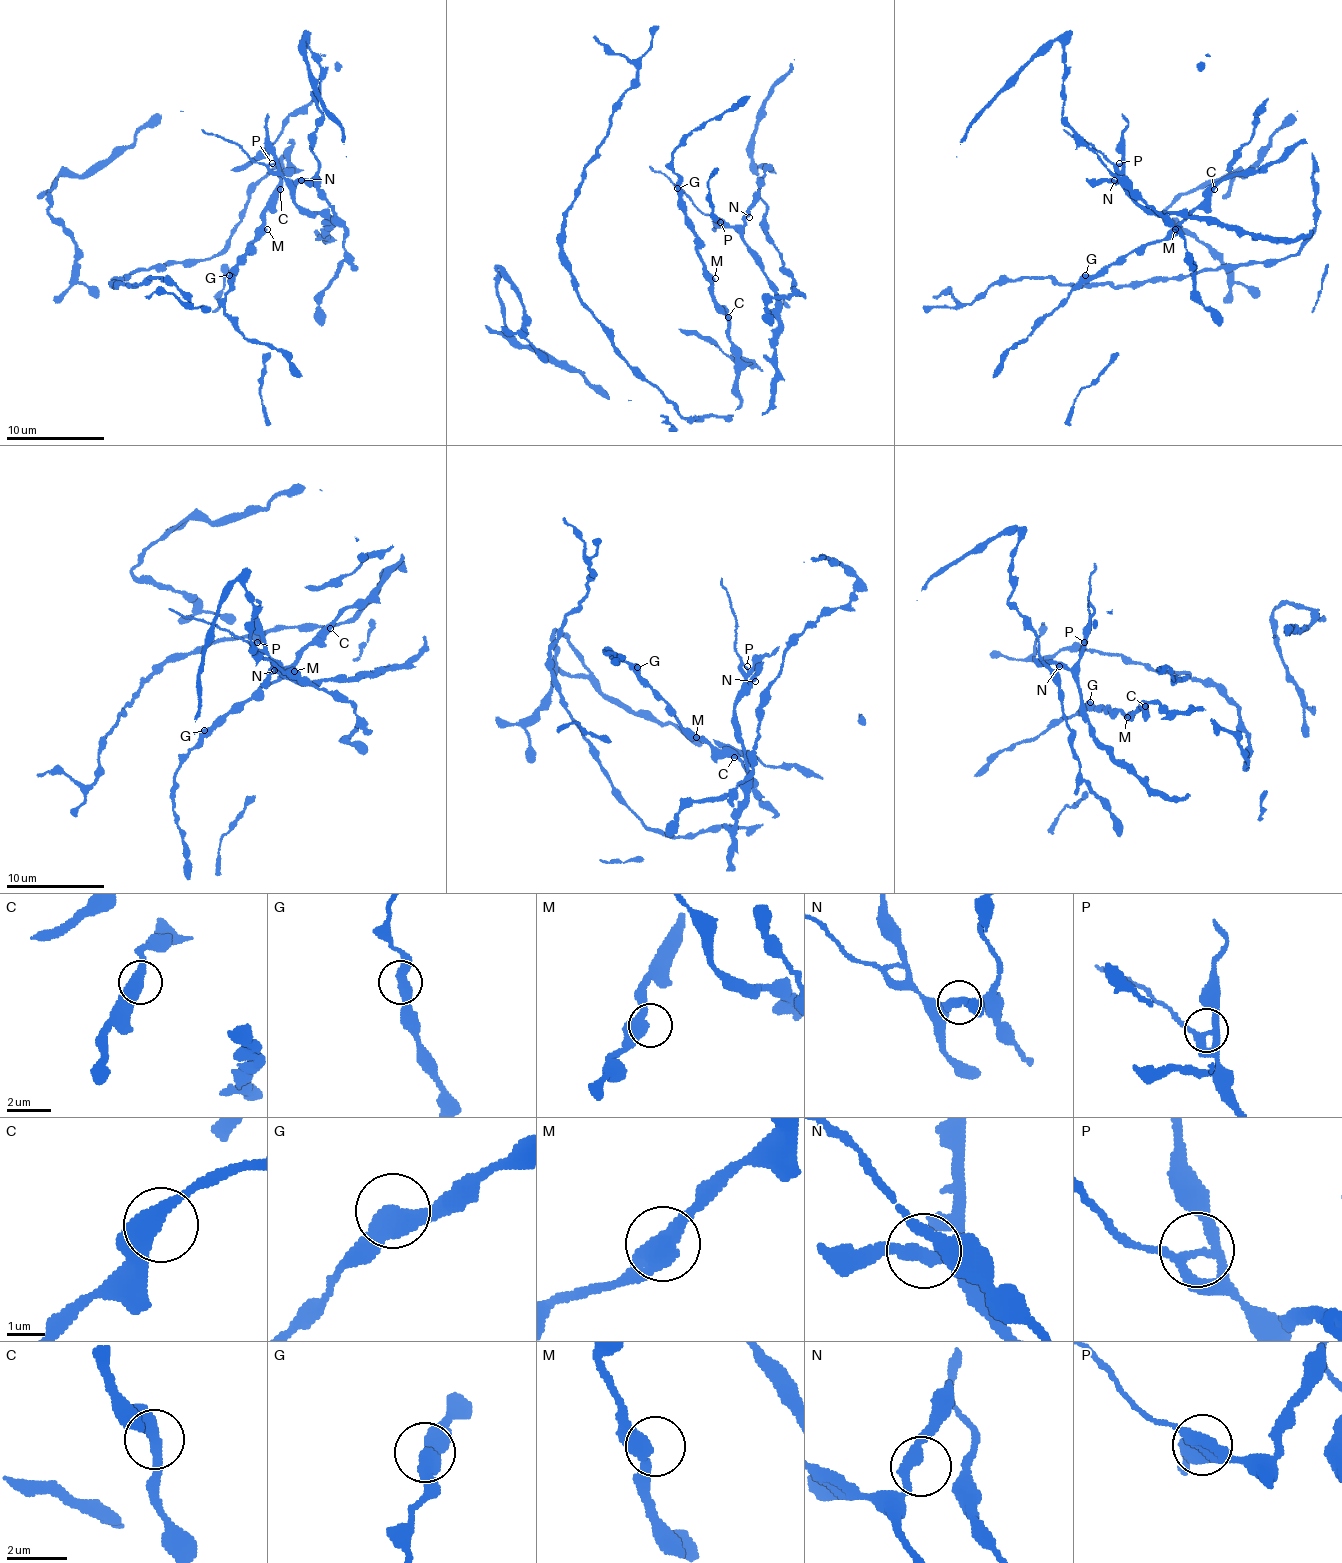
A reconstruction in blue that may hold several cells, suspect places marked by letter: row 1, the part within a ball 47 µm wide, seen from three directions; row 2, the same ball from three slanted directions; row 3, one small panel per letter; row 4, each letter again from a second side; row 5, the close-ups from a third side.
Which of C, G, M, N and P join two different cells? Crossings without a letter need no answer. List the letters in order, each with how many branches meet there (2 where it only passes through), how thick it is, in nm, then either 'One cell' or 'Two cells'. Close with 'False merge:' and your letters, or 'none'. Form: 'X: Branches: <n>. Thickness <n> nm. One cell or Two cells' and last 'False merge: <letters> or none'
C: Branches: 2. Thickness 440 nm. One cell
G: Branches: 2. Thickness 480 nm. One cell
M: Branches: 2. Thickness 440 nm. One cell
N: Branches: 3. Thickness 280 nm. One cell
P: Branches: 3. Thickness 240 nm. One cell
False merge: none

